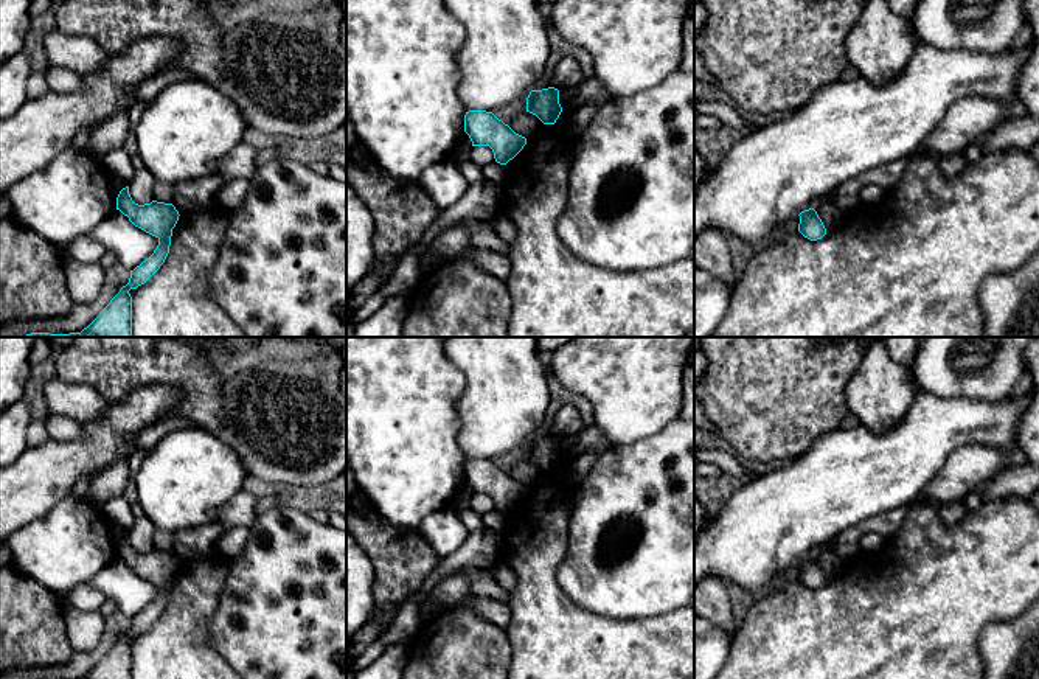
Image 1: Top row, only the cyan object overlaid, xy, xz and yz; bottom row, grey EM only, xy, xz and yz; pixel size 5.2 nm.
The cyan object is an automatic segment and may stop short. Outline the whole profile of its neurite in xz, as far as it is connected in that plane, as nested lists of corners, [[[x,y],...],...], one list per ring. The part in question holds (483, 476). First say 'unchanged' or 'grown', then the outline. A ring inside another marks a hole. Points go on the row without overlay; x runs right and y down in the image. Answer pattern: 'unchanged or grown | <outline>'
unchanged | [[[486,458],[466,460],[464,480],[469,483],[472,494],[489,494],[500,513],[513,508],[526,493],[525,485],[516,482],[492,460]]]

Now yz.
unchanged | [[[814,556],[804,558],[798,564],[800,564],[798,580],[804,586],[817,589],[826,583],[826,576]]]

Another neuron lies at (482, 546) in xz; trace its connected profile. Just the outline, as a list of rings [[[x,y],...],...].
[[[481,525],[469,533],[467,539],[450,555],[444,556],[421,592],[430,594],[433,587],[446,576],[457,573],[461,567],[474,564],[486,567],[502,550],[502,533]]]

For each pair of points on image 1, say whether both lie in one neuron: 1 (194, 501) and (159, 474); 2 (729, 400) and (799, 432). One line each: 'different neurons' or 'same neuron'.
1: same neuron
2: same neuron

